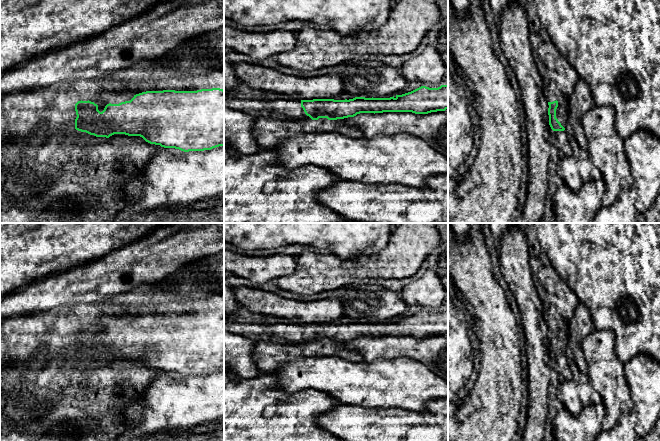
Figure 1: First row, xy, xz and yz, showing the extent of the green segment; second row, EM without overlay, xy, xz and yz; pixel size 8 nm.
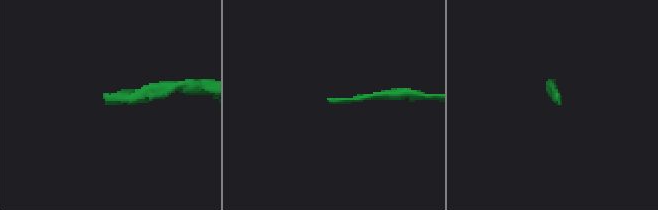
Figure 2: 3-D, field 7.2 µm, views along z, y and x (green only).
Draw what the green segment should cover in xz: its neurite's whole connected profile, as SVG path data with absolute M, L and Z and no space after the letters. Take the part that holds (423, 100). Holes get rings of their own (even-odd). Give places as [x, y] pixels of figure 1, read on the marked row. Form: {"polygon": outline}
{"polygon": "M448 85L438 88L421 86L411 92L390 98L278 100L239 99L224 95L224 106L254 118L278 120L328 120L354 117L360 113L412 112L428 114L448 109Z"}

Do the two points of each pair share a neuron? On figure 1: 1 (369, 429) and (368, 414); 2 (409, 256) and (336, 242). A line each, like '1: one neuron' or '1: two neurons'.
1: one neuron
2: two neurons

